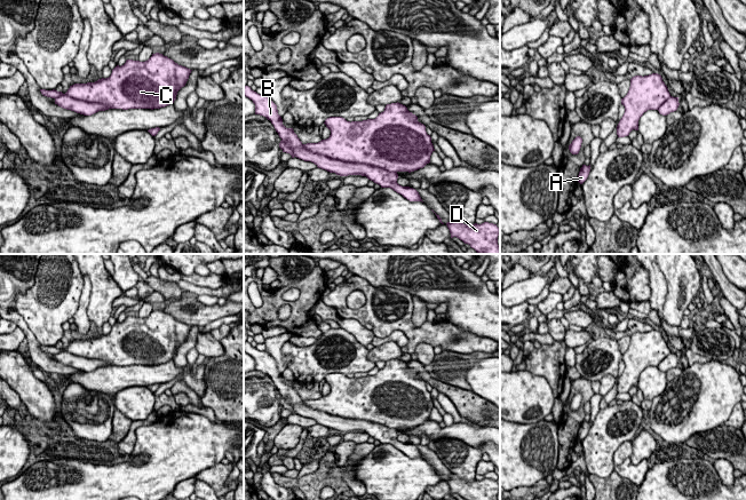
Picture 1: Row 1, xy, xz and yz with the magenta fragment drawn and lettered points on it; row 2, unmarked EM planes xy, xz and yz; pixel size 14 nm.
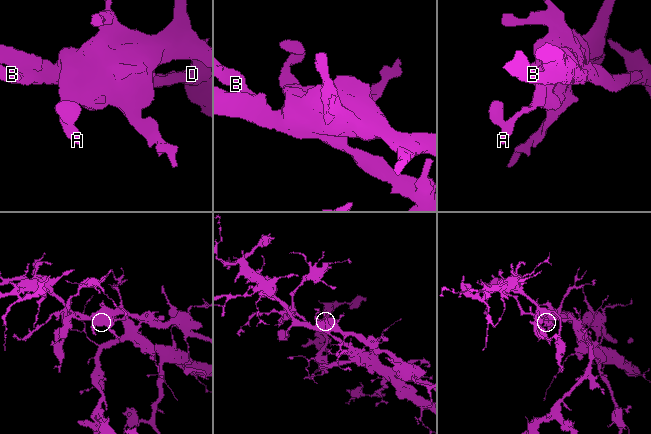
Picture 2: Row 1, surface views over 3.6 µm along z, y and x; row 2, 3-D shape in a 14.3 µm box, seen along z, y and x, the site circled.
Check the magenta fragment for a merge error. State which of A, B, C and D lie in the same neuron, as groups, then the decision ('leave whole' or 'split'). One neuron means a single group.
A C / B D; split

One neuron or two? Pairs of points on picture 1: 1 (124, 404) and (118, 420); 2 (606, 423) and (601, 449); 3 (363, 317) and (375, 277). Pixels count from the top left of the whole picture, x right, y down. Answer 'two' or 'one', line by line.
1: two
2: one
3: two

